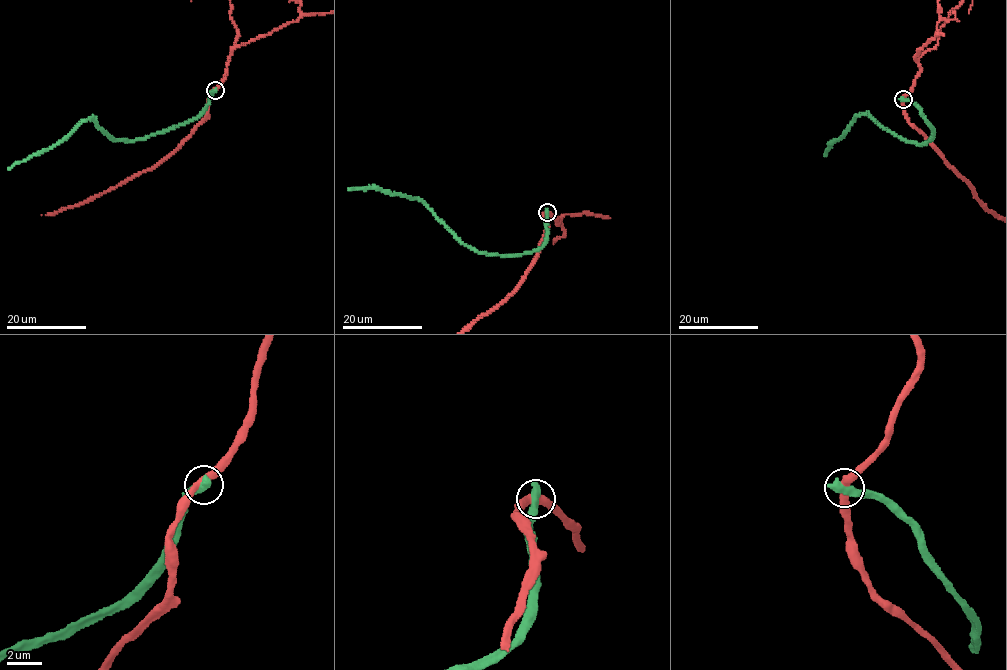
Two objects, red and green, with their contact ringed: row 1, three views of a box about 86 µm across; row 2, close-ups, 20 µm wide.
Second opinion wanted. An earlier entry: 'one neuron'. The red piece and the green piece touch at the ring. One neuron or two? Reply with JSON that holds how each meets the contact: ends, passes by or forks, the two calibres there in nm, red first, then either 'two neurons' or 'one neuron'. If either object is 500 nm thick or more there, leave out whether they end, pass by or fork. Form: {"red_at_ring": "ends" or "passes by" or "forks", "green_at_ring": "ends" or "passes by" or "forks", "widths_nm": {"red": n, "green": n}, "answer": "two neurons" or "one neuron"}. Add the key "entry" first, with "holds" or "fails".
{"entry": "fails", "widths_nm": {"red": 400, "green": 600}, "answer": "two neurons"}

